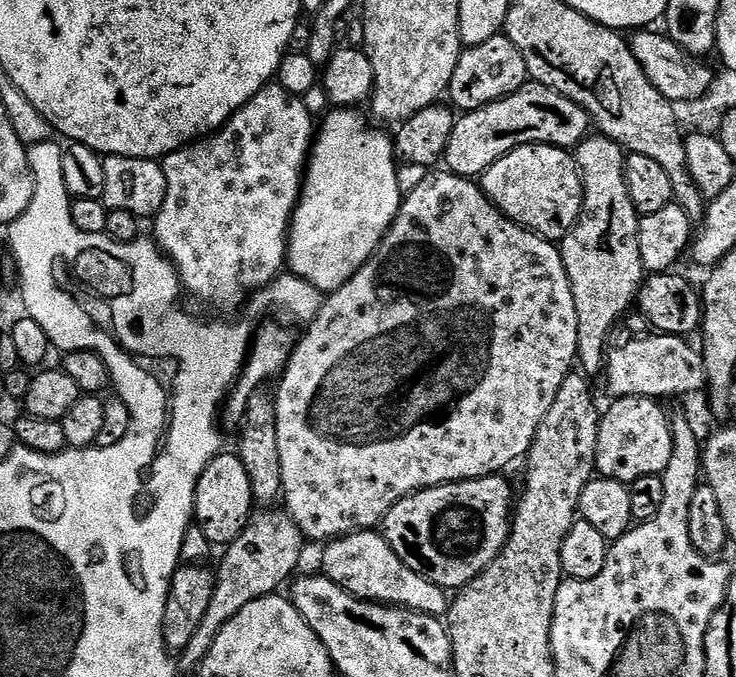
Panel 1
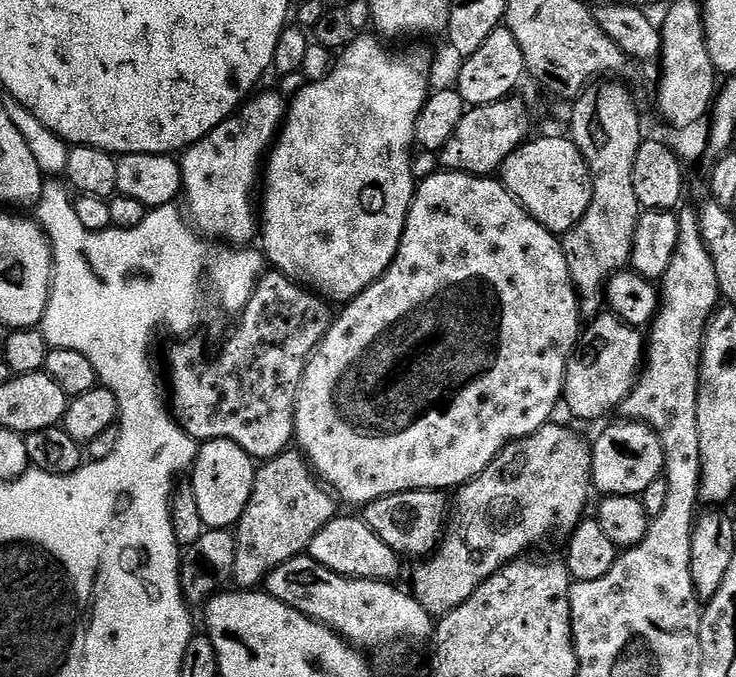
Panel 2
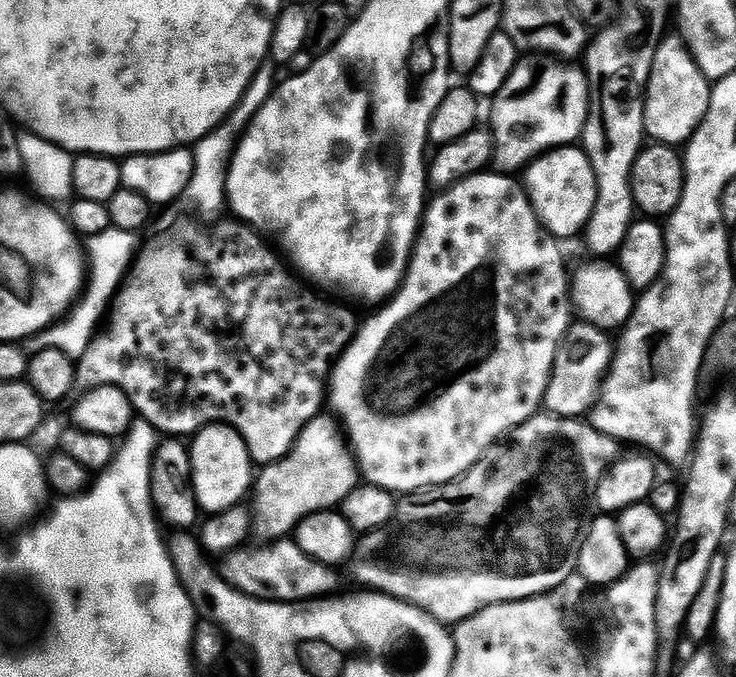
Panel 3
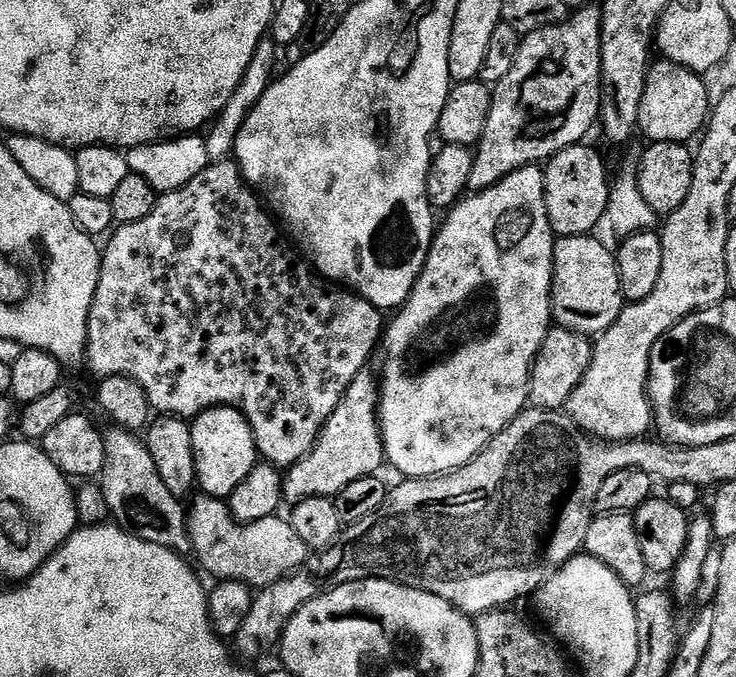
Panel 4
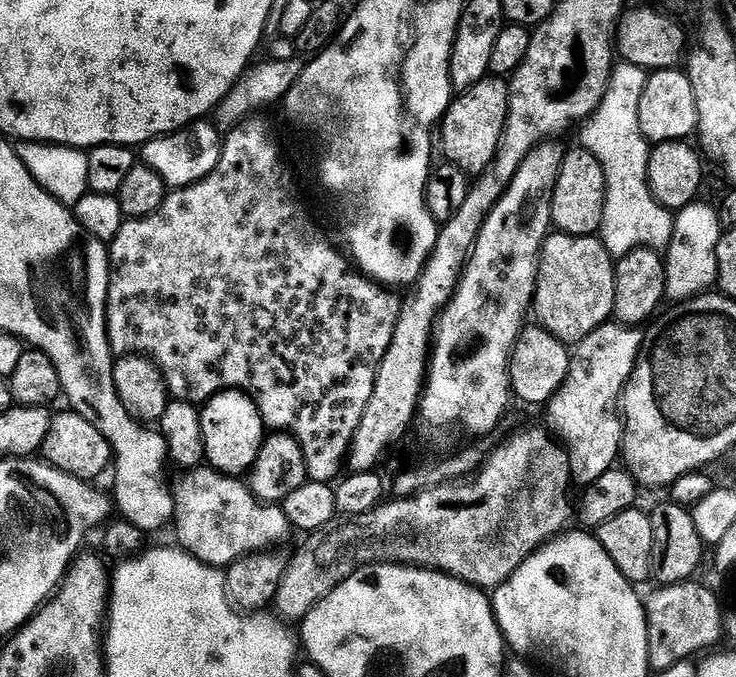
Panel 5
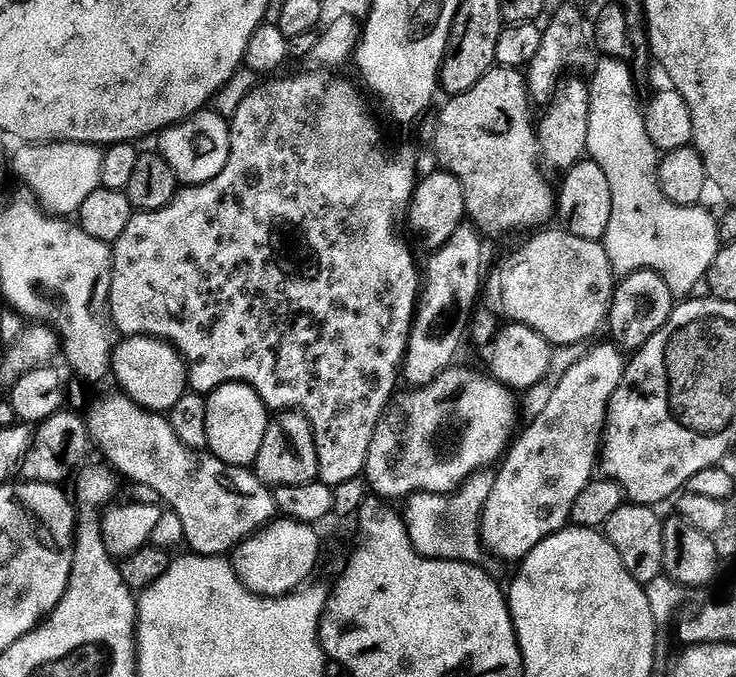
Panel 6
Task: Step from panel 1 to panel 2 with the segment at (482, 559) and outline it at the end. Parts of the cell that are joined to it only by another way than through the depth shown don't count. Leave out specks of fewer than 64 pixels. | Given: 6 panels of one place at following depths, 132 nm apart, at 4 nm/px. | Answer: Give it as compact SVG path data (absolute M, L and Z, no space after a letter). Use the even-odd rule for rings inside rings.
M421 490L418 492L399 492L386 498L363 505L362 519L386 546L390 546L401 557L419 557L437 547L438 541L446 532L446 517L450 512L450 500L443 491Z

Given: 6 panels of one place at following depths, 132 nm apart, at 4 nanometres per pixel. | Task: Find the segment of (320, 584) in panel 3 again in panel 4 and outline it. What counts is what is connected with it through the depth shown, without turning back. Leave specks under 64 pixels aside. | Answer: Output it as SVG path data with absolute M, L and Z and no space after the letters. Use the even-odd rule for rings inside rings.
M200 494L196 501L193 502L192 508L188 512L188 536L192 540L192 552L194 556L200 559L200 564L212 576L217 576L217 581L240 580L246 582L253 589L263 590L271 586L271 584L279 582L284 577L293 575L308 560L310 549L306 542L302 542L302 538L298 538L298 534L294 530L291 519L285 518L283 515L267 516L261 520L242 521L237 520L235 512L227 503L224 504L214 497L208 496L212 494Z

